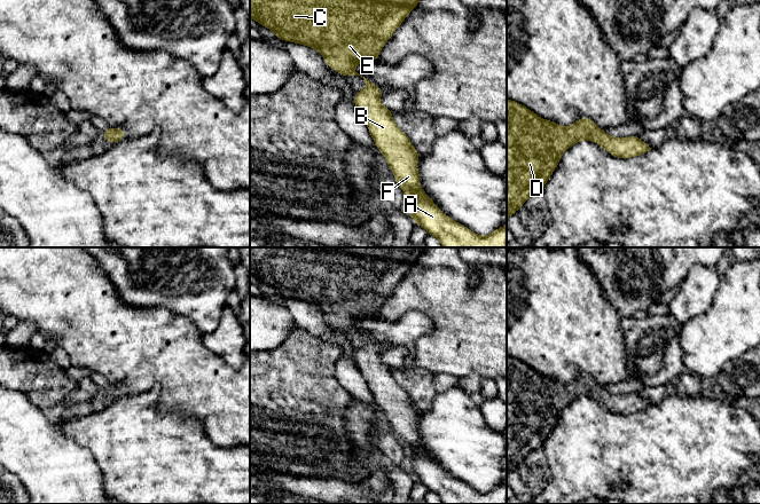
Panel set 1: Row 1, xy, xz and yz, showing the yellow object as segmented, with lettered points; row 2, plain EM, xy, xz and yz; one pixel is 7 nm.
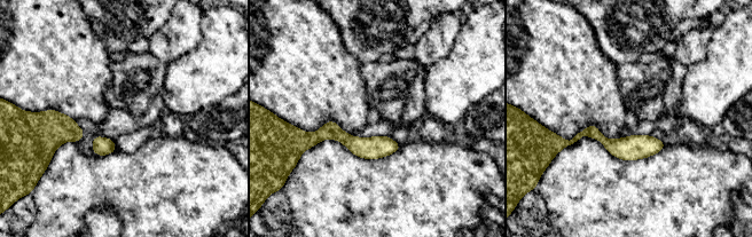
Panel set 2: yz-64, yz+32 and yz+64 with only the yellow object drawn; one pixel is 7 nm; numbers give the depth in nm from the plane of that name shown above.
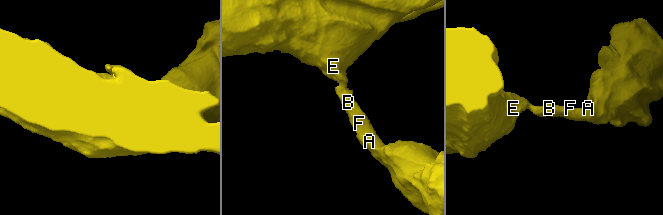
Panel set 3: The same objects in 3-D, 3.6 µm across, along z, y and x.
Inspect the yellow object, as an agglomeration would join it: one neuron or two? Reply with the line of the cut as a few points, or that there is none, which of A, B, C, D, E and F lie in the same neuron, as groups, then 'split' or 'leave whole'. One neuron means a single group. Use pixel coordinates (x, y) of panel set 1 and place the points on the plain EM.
no cut | A B C D E F | leave whole

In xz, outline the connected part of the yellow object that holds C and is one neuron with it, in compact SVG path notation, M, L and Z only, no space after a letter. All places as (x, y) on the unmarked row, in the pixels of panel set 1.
M250 247L250 275L257 277L263 283L271 285L275 293L305 302L310 302L321 309L326 321L338 330L351 333L360 332L354 328L354 323L365 317L377 317L378 310L393 289L400 283L408 270L417 262L426 247Z

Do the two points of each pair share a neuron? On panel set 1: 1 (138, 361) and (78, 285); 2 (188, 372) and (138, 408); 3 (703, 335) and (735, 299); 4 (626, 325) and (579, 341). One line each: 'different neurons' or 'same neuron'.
1: same neuron
2: different neurons
3: same neuron
4: different neurons

